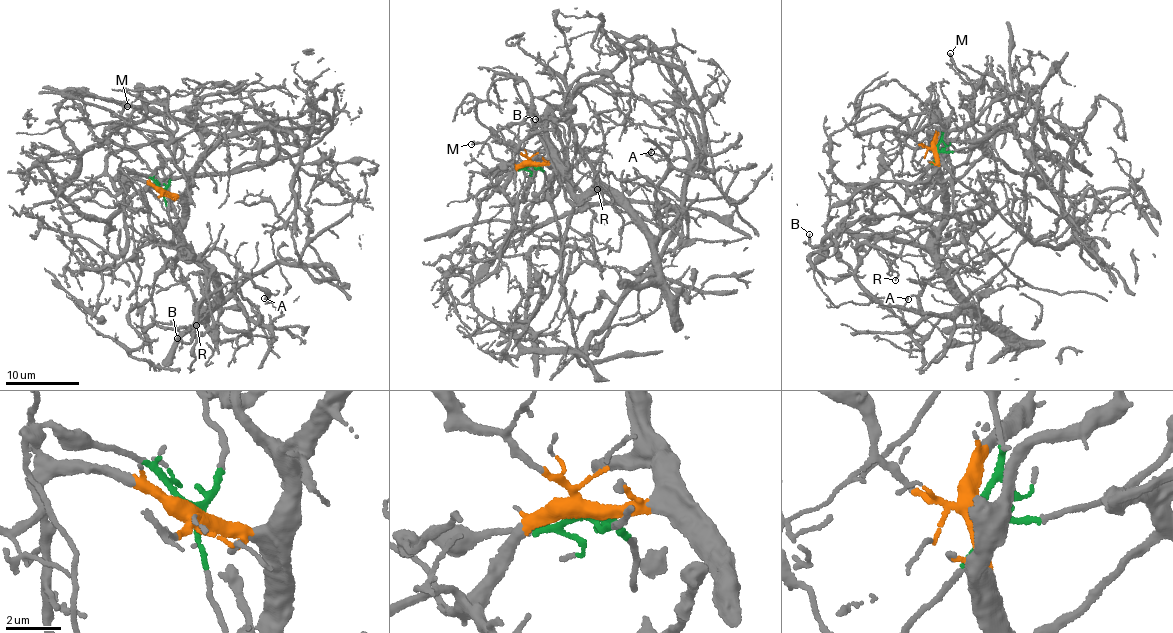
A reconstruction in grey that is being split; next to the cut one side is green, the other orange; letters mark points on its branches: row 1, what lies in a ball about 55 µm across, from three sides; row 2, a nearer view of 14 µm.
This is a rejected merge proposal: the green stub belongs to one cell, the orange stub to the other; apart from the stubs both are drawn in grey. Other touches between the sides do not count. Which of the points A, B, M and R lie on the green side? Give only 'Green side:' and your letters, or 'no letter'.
Green side: no letter

